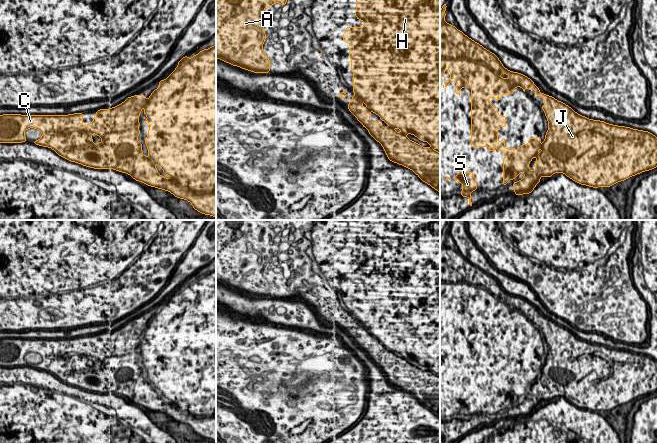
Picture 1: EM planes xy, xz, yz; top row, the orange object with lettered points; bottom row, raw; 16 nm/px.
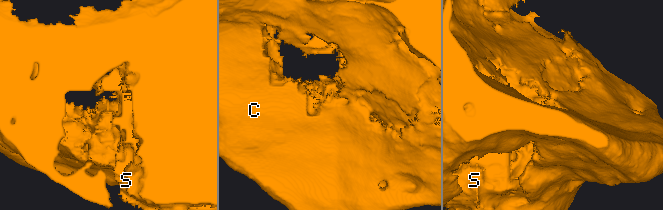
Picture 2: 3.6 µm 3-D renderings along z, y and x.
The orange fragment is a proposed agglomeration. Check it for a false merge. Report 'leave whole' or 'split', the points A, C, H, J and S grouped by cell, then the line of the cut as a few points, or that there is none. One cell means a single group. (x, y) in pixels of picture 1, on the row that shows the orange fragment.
leave whole; groups A C H J S; cut none

